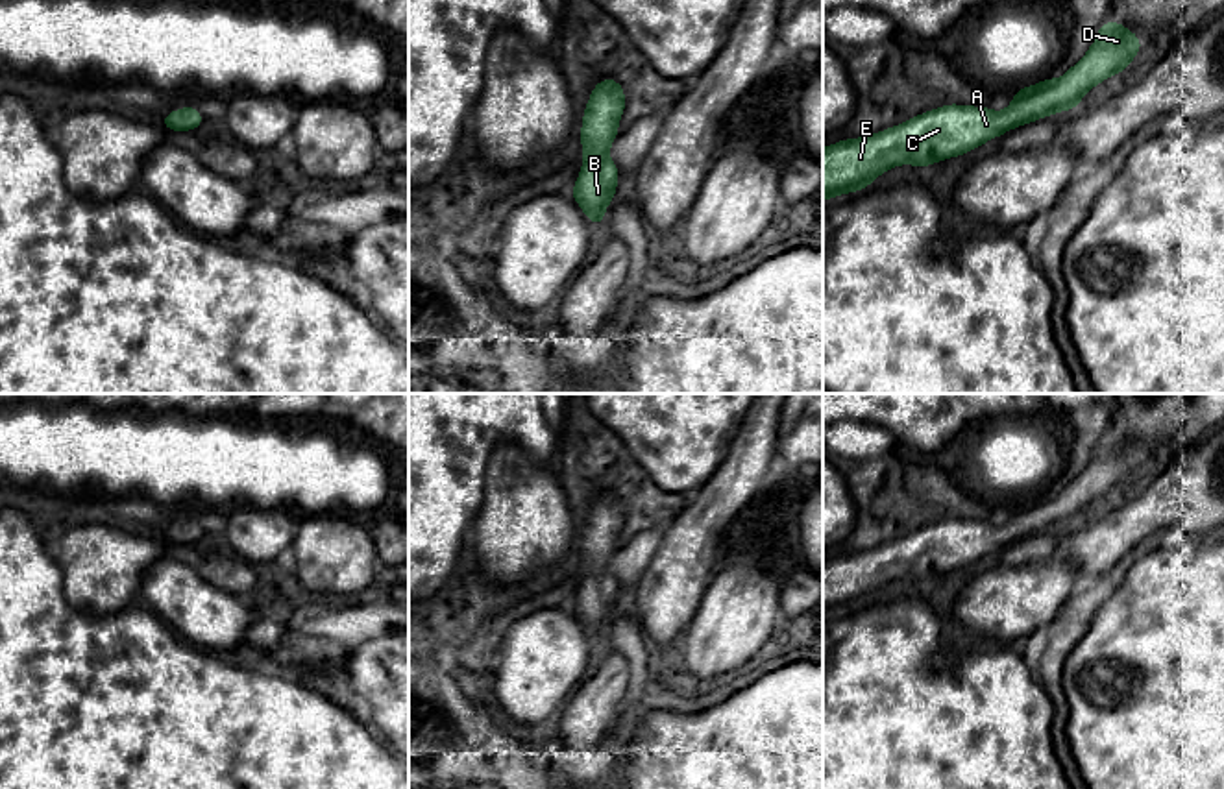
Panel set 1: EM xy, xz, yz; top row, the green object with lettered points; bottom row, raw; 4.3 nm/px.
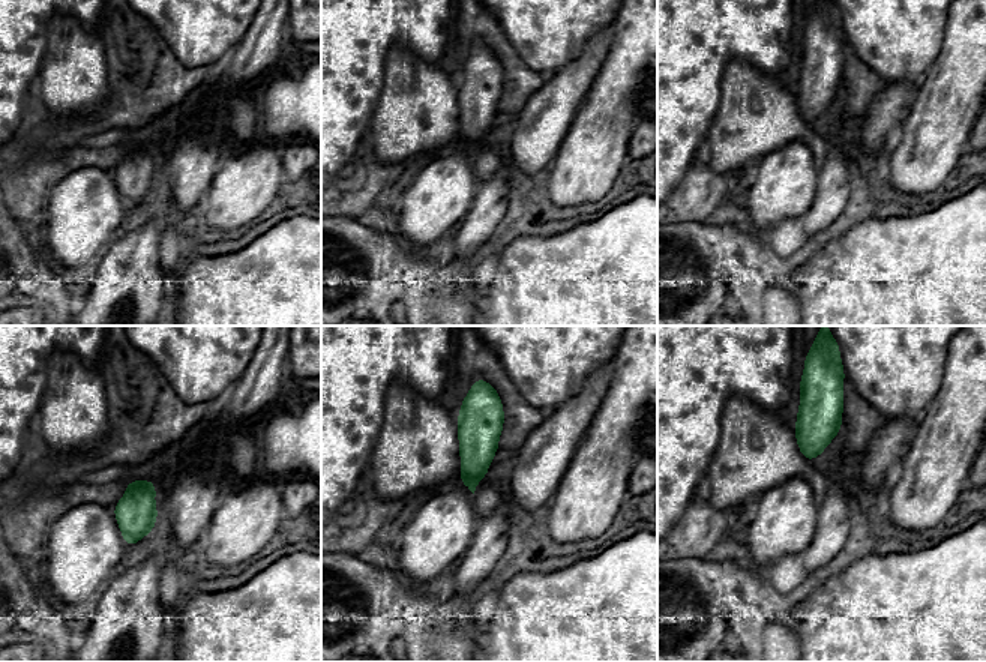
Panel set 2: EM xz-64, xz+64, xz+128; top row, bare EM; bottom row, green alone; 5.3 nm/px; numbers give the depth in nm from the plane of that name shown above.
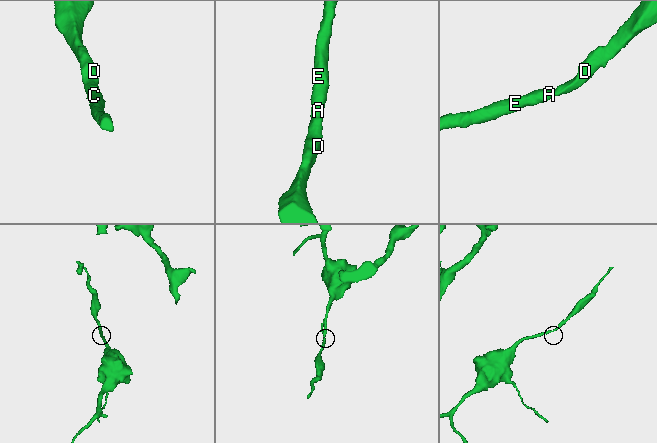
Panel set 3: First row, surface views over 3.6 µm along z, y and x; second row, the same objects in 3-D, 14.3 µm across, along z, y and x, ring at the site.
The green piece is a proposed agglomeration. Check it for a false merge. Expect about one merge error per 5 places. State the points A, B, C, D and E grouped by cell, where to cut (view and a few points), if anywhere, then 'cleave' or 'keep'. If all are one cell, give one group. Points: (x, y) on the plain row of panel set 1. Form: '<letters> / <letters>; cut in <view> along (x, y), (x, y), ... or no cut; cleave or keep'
A B C D E; no cut; keep

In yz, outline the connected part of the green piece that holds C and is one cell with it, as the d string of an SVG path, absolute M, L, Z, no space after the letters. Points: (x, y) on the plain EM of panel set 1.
M1109 432L1095 449L1089 466L1065 490L1015 504L1002 527L949 517L880 547L826 560L823 613L865 604L876 589L893 580L910 577L923 582L965 569L1011 541L1071 525L1096 497L1122 488L1141 462L1143 455L1133 445Z

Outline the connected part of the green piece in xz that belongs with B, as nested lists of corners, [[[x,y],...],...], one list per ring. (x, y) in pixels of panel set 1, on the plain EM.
[[[612,492],[601,493],[586,517],[581,543],[584,577],[571,610],[597,641],[605,623],[616,610],[618,580],[608,573],[612,554],[619,549],[618,536],[625,525],[625,506]]]

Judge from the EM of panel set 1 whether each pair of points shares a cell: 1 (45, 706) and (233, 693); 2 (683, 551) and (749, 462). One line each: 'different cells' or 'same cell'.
1: same cell
2: same cell

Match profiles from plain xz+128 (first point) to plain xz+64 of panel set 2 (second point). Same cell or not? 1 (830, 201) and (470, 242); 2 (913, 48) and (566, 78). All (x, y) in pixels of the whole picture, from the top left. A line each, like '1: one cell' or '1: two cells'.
1: one cell
2: two cells

